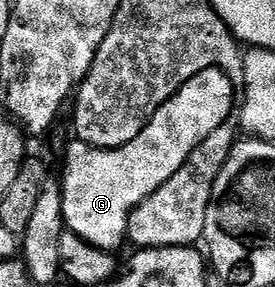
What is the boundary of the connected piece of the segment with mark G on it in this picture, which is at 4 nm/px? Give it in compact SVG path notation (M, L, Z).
M220 68L201 70L201 74L193 74L189 82L185 82L164 104L149 118L145 130L120 148L95 148L86 144L84 140L72 139L67 153L63 156L63 176L61 187L63 189L63 223L66 231L77 234L85 242L98 248L119 250L127 240L127 223L131 211L139 204L144 204L148 198L156 195L160 190L166 189L169 181L176 179L182 168L188 167L187 159L209 134L219 132L223 123L230 118L237 108L237 93L229 74Z

